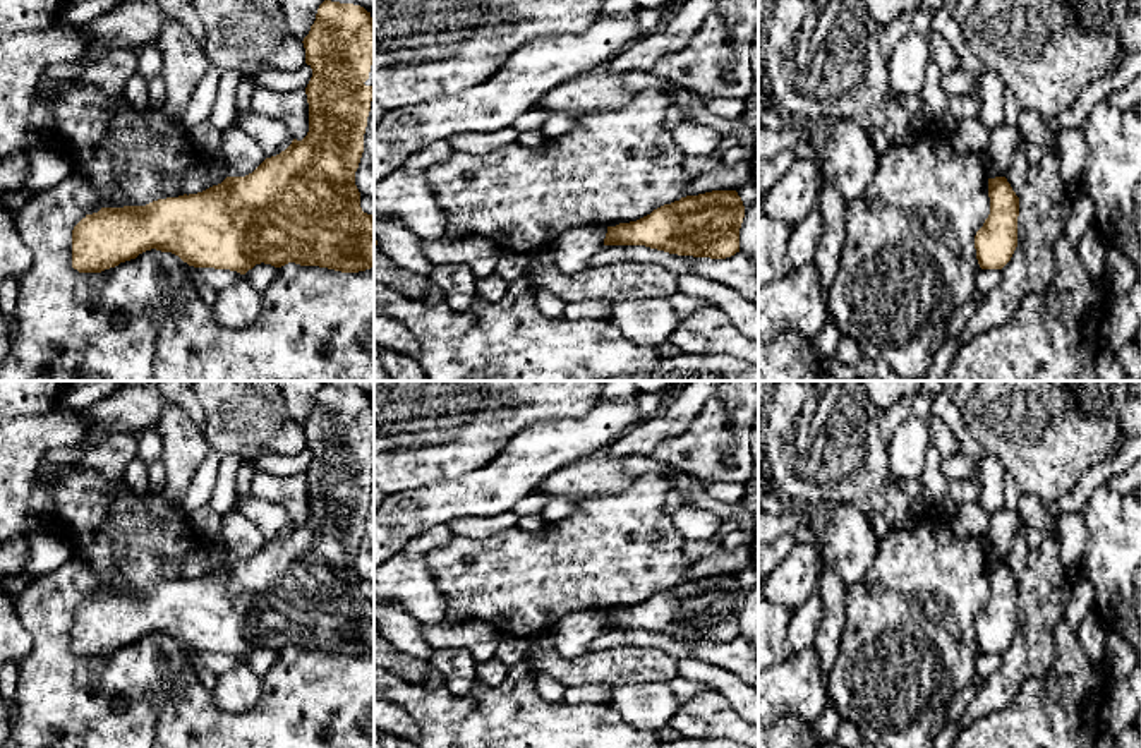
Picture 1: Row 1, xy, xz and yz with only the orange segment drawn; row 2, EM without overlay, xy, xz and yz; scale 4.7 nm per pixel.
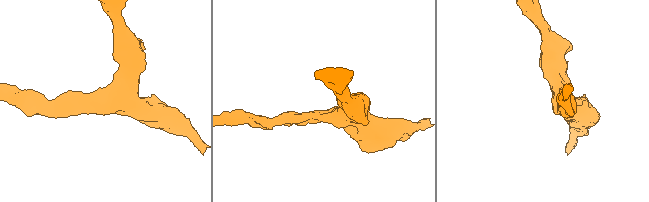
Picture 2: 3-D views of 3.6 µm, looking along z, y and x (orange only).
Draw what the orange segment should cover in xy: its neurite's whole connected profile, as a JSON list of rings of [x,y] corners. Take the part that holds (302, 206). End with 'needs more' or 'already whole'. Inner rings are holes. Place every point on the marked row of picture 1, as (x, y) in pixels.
[[[324,0],[304,38],[312,77],[305,87],[309,132],[245,177],[226,177],[197,194],[153,201],[146,206],[101,208],[72,230],[72,268],[101,273],[156,249],[172,252],[194,268],[245,274],[256,264],[288,262],[341,273],[374,268],[374,214],[360,208],[355,172],[364,153],[364,134],[374,86],[365,86],[374,63],[374,26],[360,5]]] | already whole

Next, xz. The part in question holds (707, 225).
[[[736,190],[686,196],[650,214],[607,226],[604,245],[645,245],[678,256],[726,259],[740,252],[745,206]]] | already whole

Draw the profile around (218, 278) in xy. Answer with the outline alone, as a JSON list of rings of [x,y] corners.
[[[196,268],[194,278],[197,283],[206,283],[220,292],[235,285],[242,274],[230,269]]]

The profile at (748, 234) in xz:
[[[758,146],[752,163],[752,175],[757,184],[757,197],[745,209],[745,218],[740,228],[740,252],[743,252],[757,268],[758,273]]]

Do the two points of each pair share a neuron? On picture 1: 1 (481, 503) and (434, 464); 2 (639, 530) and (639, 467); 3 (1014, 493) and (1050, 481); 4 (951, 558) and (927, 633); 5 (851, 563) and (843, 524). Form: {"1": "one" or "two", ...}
{"1": "two", "2": "two", "3": "two", "4": "one", "5": "one"}

